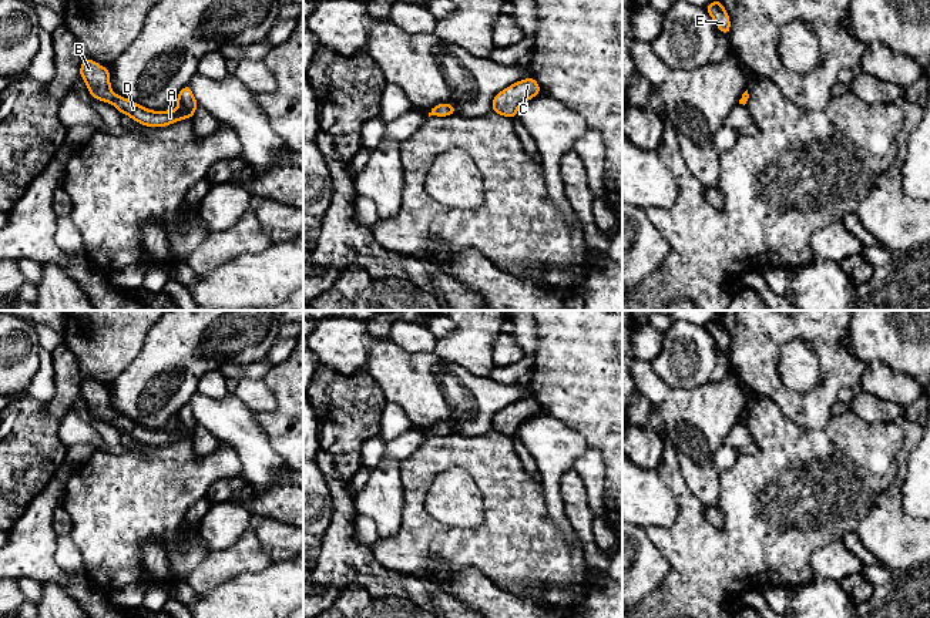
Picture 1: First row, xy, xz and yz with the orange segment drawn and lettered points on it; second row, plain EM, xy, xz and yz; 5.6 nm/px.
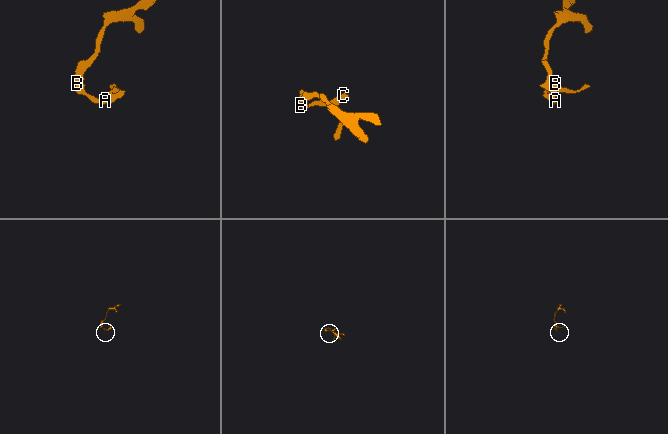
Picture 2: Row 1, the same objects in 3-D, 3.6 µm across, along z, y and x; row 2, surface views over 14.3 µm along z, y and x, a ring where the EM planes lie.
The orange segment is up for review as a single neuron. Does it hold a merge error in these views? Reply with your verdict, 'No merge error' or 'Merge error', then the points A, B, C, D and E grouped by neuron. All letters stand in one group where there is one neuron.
No merge error. Groups: A B C D E

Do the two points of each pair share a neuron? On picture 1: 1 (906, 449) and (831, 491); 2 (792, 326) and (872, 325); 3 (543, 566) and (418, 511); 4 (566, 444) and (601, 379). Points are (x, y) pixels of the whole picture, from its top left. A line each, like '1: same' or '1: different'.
1: different
2: different
3: same
4: different

